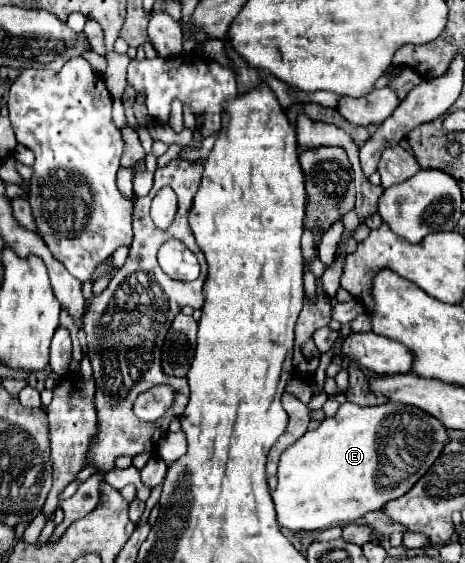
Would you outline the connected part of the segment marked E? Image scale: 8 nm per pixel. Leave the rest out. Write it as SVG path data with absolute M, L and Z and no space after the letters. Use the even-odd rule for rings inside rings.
M346 401L334 417L326 417L316 431L306 431L282 453L278 465L278 487L272 493L276 519L282 527L292 531L328 529L336 525L344 527L354 523L364 513L382 509L390 499L398 499L408 493L408 489L414 487L414 483L440 457L446 443L446 427L418 407L390 401L378 407L360 407Z

